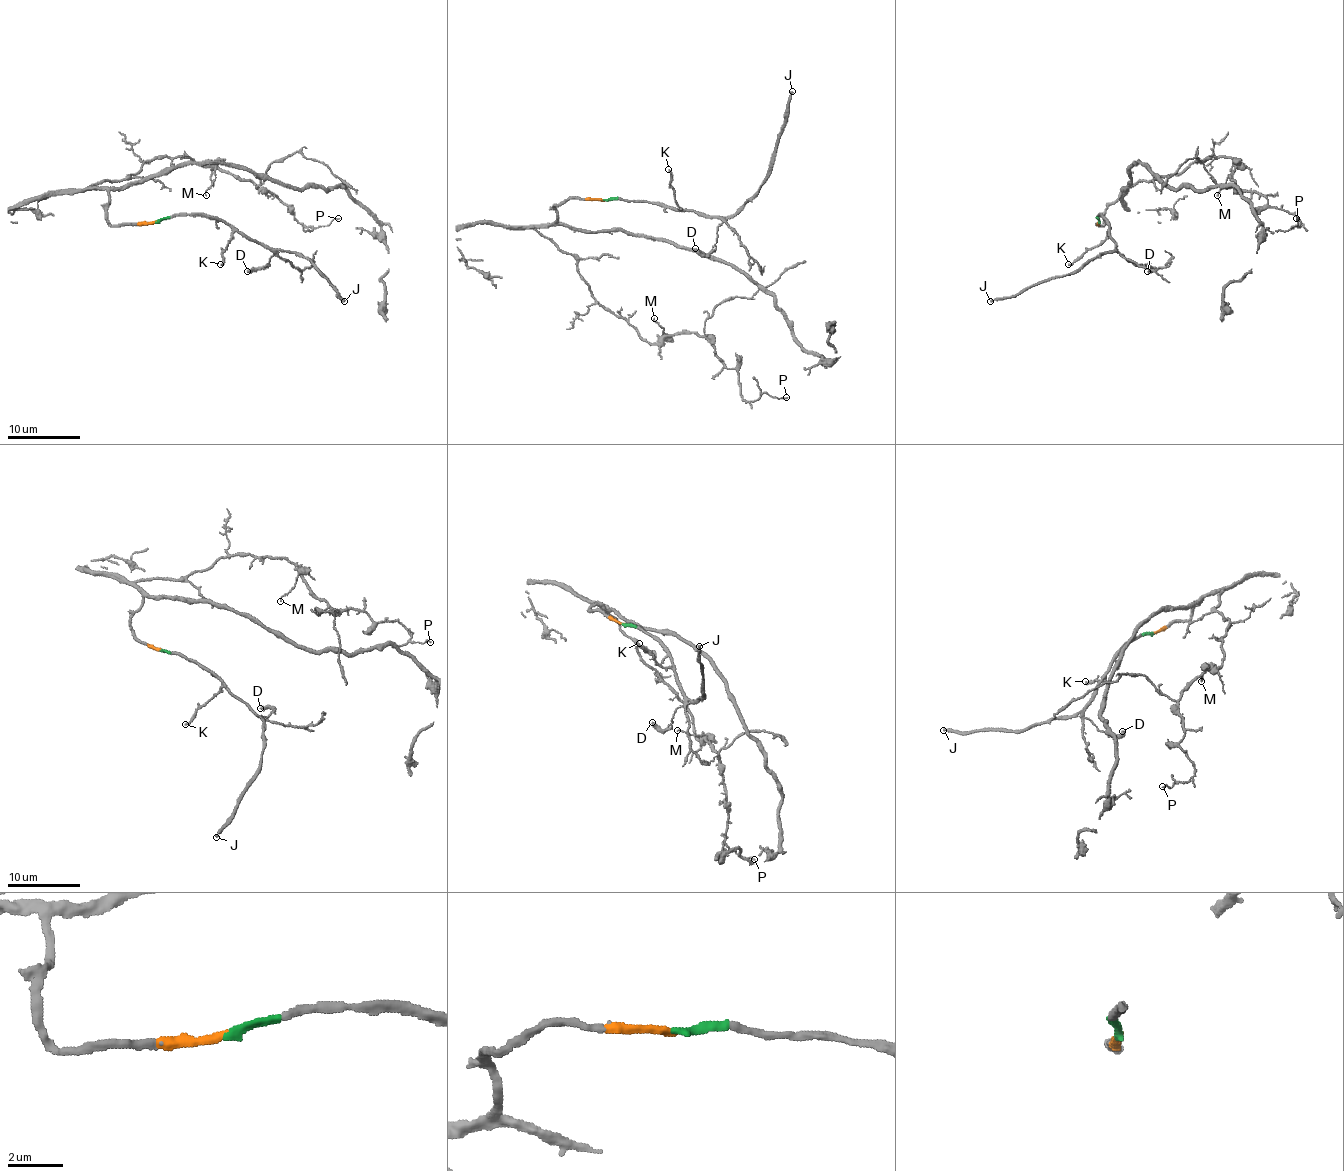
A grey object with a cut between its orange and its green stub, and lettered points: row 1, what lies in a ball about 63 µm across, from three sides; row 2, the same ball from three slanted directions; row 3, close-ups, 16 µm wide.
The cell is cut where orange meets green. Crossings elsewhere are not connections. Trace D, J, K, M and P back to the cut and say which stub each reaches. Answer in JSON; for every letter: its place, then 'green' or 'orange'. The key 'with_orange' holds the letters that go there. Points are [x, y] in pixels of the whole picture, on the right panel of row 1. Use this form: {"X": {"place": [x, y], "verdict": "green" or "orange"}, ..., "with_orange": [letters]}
{"D": {"place": [1147, 271], "verdict": "green"}, "J": {"place": [990, 301], "verdict": "green"}, "K": {"place": [1068, 264], "verdict": "green"}, "M": {"place": [1217, 195], "verdict": "orange"}, "P": {"place": [1296, 218], "verdict": "orange"}, "with_orange": ["M", "P"]}

